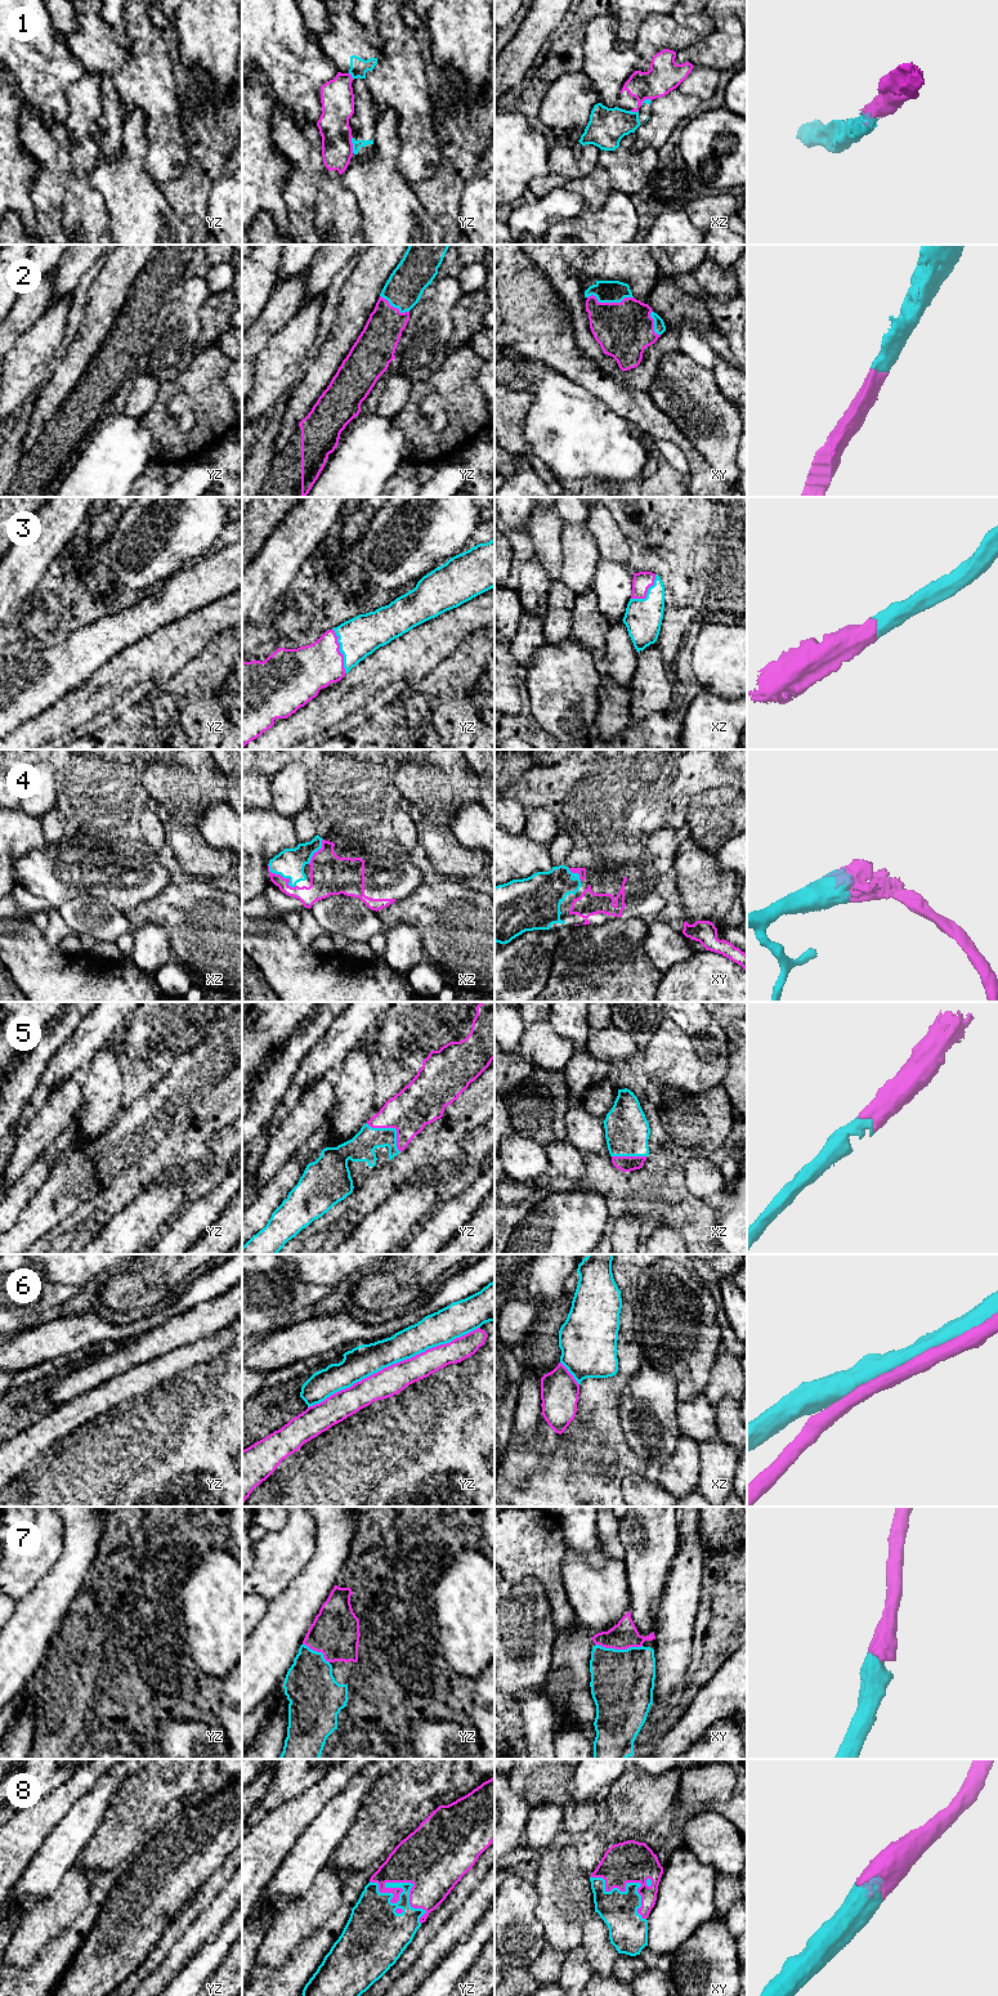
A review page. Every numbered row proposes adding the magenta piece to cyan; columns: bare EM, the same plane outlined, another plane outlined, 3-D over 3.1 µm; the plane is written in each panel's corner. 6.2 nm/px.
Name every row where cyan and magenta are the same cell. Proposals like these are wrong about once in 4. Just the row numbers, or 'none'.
2, 3, 4, 5, 7, 8

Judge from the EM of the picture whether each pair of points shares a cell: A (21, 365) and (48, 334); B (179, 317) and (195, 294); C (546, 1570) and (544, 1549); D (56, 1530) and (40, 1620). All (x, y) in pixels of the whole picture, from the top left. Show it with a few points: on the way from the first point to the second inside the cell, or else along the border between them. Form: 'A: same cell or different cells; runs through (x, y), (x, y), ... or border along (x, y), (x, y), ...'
A: same cell; runs through (28, 357), (41, 341)
B: same cell; runs through (184, 312), (191, 299)
C: same cell; runs through (545, 1565), (544, 1554)
D: different cells; border along (63, 1542), (59, 1558), (30, 1592)

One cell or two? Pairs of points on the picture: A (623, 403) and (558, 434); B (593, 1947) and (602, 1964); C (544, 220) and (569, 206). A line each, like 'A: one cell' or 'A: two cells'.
A: two cells
B: one cell
C: one cell

